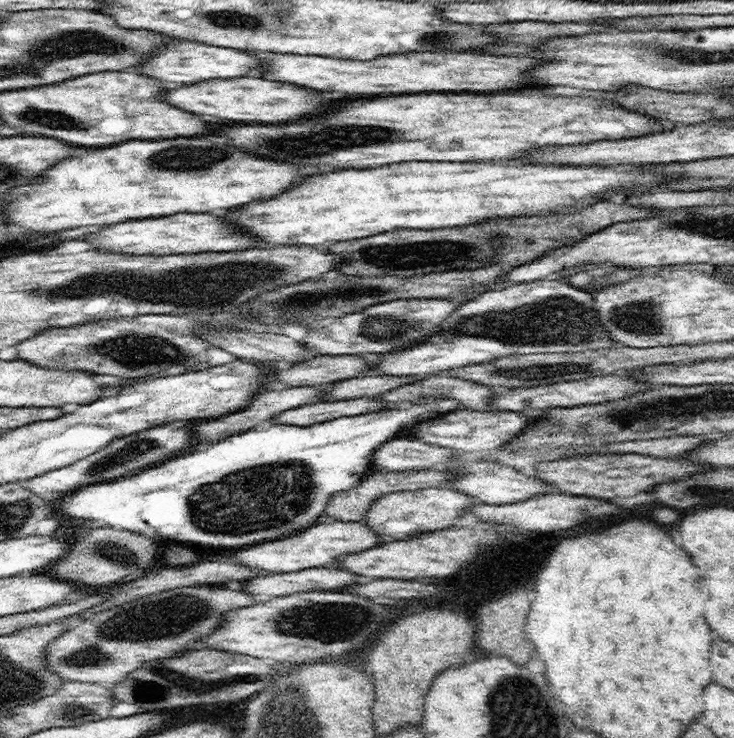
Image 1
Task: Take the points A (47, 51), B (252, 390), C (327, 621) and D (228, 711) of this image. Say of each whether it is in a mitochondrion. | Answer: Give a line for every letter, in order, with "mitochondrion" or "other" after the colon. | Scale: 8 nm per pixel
A: mitochondrion
B: other
C: mitochondrion
D: other

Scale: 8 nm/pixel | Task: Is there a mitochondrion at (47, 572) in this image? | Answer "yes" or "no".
no

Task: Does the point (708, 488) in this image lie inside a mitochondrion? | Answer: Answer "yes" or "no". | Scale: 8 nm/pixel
yes

